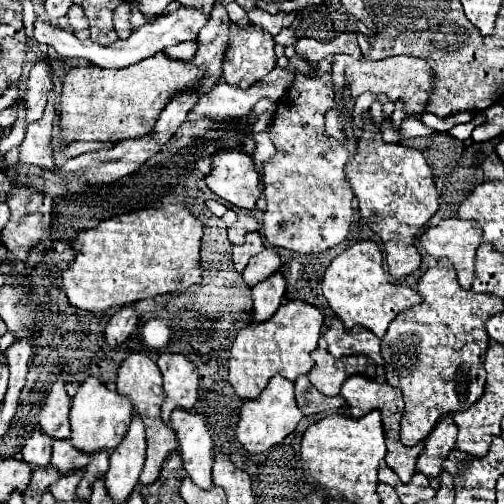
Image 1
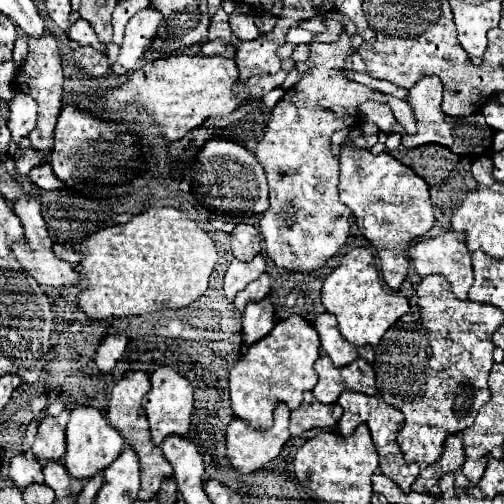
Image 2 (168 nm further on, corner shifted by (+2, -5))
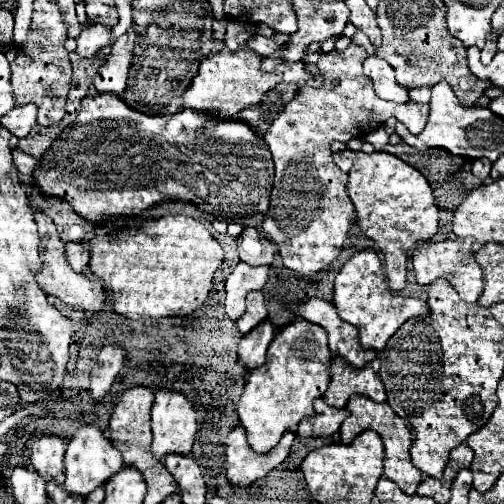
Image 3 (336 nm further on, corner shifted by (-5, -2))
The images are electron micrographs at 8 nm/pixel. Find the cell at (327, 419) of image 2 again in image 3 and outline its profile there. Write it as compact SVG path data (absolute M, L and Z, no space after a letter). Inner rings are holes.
M324 399L314 401L314 415L306 417L298 423L298 435L300 437L328 437L334 435L342 421L348 417L348 409L336 409L330 407Z

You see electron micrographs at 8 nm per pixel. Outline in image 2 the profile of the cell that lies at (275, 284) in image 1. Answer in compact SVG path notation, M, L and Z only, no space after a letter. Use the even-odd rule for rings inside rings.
M269 298L261 300L261 302L251 302L249 308L245 308L243 312L243 344L255 344L257 340L265 338L275 324L275 314L273 314L273 306L269 304Z

